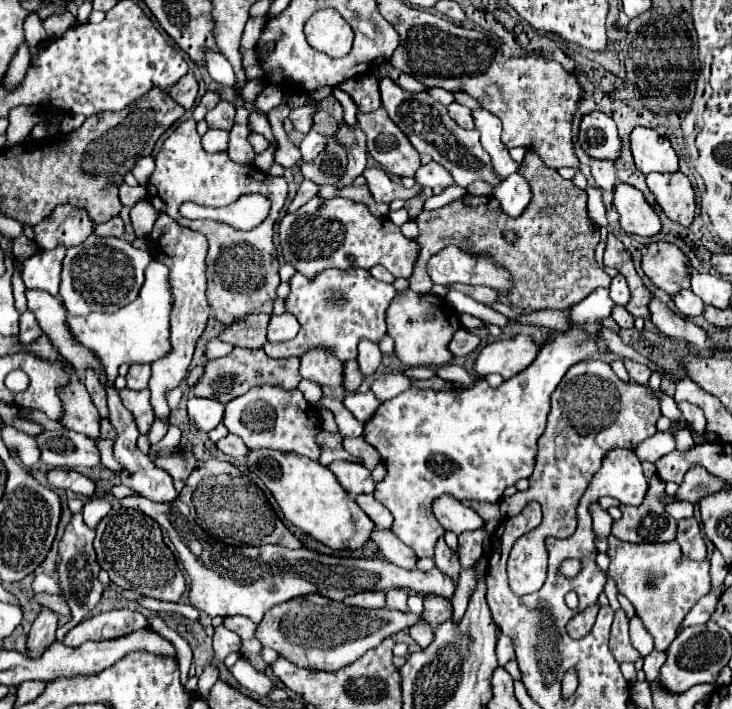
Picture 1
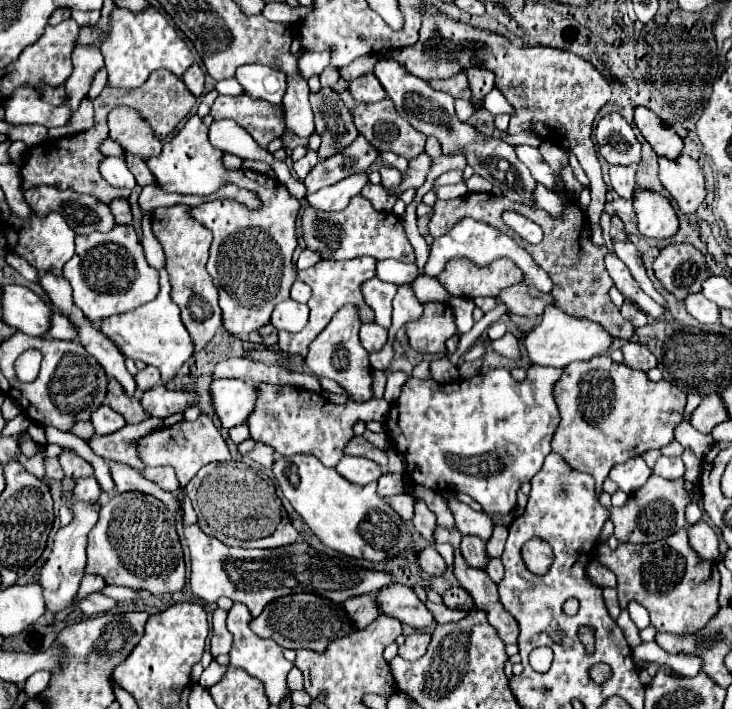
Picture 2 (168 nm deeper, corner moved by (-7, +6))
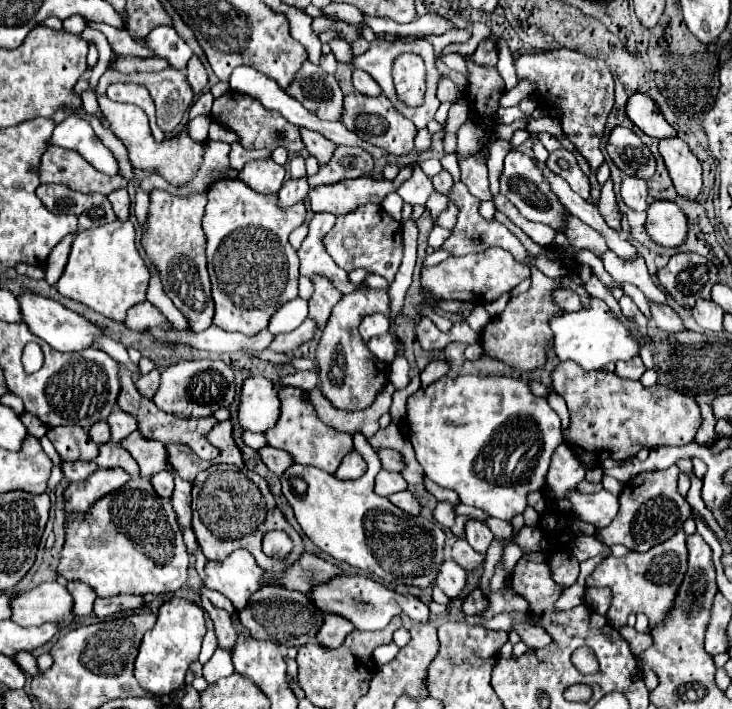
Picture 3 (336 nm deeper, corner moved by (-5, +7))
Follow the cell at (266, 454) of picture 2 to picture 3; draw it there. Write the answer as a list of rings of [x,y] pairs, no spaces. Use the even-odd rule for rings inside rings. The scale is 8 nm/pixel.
[[[264,446],[262,450],[258,450],[258,454],[260,454],[260,460],[262,460],[262,462],[264,462],[276,476],[284,474],[284,470],[292,464],[290,454],[286,454],[284,450],[278,450],[278,448]]]

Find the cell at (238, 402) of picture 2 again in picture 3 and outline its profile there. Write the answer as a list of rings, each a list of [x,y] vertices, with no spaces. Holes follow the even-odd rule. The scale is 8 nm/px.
[[[252,376],[242,382],[240,406],[236,420],[244,430],[264,432],[278,420],[280,400],[276,396],[274,382],[264,376]]]

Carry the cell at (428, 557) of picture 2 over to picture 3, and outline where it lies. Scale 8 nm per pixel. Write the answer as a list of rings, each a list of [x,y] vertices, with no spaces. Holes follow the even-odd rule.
[[[446,558],[446,562],[442,562],[442,570],[438,570],[436,586],[446,596],[454,598],[462,592],[464,584],[466,584],[466,570],[462,570],[462,566],[458,566],[452,558]]]

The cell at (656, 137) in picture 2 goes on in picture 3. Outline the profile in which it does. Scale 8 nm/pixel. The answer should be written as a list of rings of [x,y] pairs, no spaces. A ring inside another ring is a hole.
[[[634,94],[628,100],[626,114],[646,136],[652,136],[658,140],[676,136],[676,130],[664,120],[664,116],[660,114],[654,100],[646,94]]]

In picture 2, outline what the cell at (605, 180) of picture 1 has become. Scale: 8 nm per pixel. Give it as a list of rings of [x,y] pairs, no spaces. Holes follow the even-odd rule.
[[[610,167],[610,183],[624,199],[634,199],[636,167]]]

